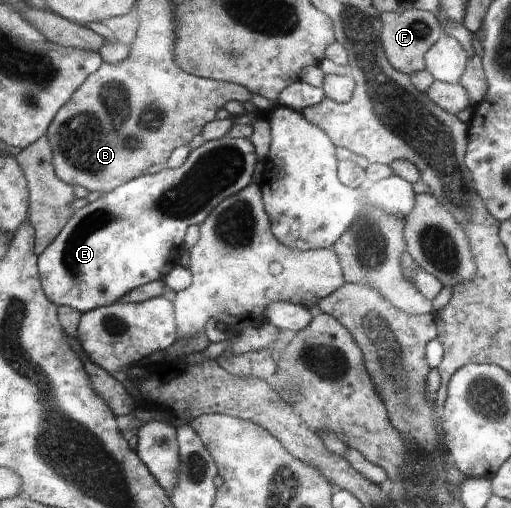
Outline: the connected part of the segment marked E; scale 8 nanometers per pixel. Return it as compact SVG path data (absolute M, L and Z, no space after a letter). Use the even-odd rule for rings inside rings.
M226 134L193 148L182 166L140 175L118 186L116 192L108 191L94 202L74 211L61 234L39 254L38 268L41 268L39 273L45 295L58 306L70 306L85 313L116 303L122 295L128 295L136 287L162 280L180 265L189 227L204 223L222 200L248 186L257 161L253 141Z

